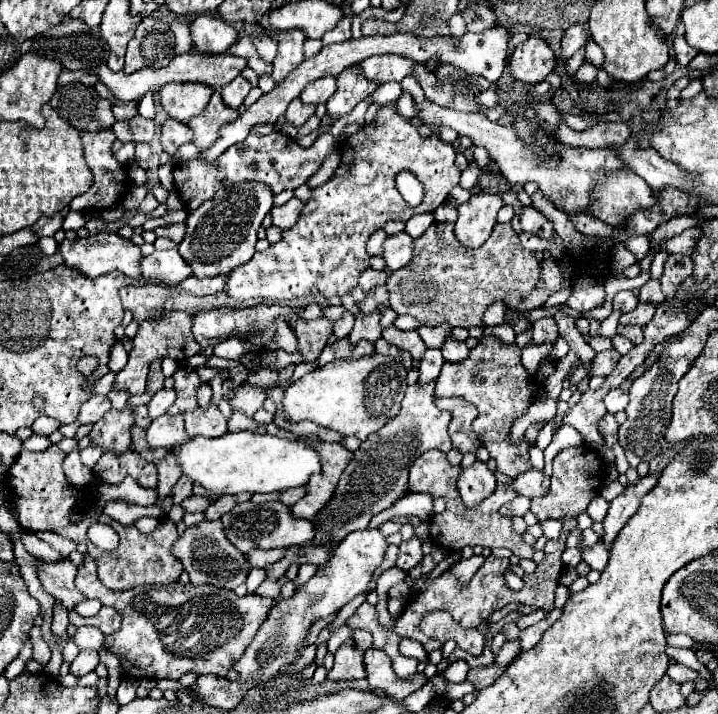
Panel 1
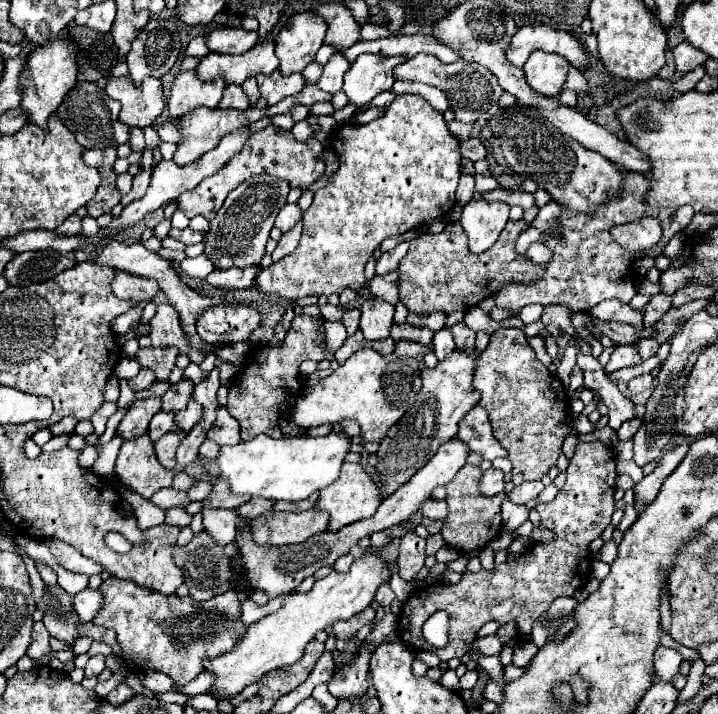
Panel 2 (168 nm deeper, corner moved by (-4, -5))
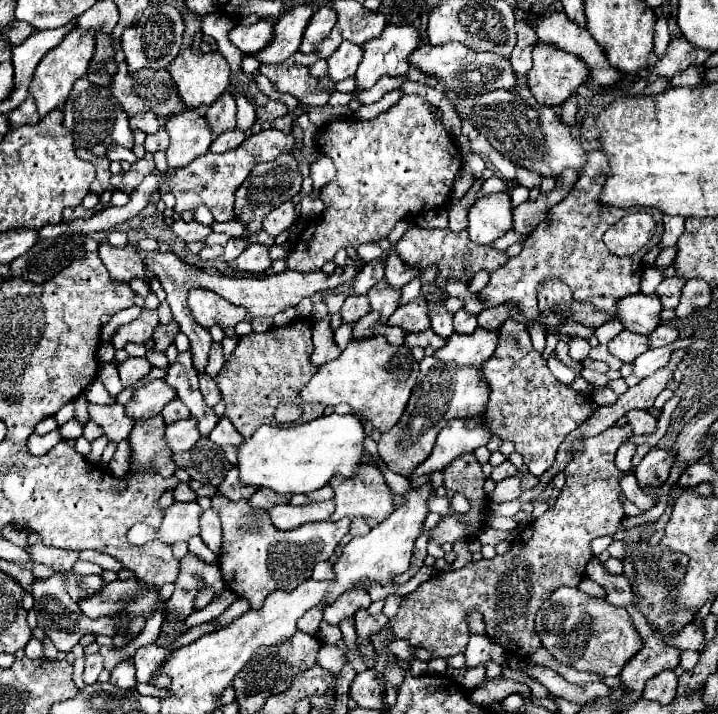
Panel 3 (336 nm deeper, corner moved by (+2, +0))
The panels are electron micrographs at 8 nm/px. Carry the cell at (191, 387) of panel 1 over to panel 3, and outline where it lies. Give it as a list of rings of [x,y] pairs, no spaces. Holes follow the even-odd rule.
[[[196,417],[178,419],[166,427],[166,443],[172,451],[188,451],[192,443],[200,439],[200,431],[196,427]]]

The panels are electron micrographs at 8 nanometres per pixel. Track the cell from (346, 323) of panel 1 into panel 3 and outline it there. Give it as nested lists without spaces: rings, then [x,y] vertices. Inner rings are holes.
[[[354,295],[354,297],[348,297],[340,309],[340,315],[342,315],[342,321],[344,323],[352,323],[356,319],[360,319],[362,315],[366,315],[370,309],[368,305],[368,297],[366,295]]]

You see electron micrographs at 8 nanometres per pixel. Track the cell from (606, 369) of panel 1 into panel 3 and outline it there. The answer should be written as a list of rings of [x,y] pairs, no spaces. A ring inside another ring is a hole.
[[[626,329],[608,343],[608,351],[624,363],[632,363],[638,355],[642,355],[648,349],[648,339],[644,335],[636,335]]]

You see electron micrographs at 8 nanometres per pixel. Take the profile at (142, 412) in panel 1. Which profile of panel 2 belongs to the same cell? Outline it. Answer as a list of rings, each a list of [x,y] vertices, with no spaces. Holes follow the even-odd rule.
[[[158,412],[152,422],[150,422],[150,438],[152,440],[158,440],[160,436],[168,434],[168,432],[176,432],[176,424],[174,424],[174,412]]]

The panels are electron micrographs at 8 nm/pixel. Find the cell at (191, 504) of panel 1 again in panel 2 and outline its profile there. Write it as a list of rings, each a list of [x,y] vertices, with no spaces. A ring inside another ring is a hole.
[[[220,478],[210,496],[204,500],[204,508],[238,508],[242,504],[246,504],[250,500],[250,496],[238,496],[238,494],[232,494],[230,488],[228,488],[228,482],[224,478]]]

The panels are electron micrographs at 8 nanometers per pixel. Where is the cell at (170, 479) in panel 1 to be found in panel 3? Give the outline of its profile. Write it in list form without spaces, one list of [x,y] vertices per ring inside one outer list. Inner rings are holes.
[[[214,343],[212,349],[210,349],[210,357],[208,357],[208,365],[204,369],[204,373],[210,377],[210,379],[216,379],[216,375],[220,373],[224,365],[224,355],[222,355],[222,347],[220,343]]]

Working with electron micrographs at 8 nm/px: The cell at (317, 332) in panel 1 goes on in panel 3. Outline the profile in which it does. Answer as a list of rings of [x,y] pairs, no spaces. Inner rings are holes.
[[[298,319],[284,327],[274,327],[264,333],[250,333],[240,337],[232,357],[218,373],[216,383],[226,401],[224,417],[232,421],[236,431],[242,437],[250,437],[260,425],[274,425],[274,427],[292,427],[306,421],[312,421],[324,413],[322,405],[306,405],[300,401],[298,393],[308,383],[308,379],[316,373],[316,367],[308,363],[312,355],[312,335],[306,321]],[[282,403],[292,403],[304,409],[302,419],[294,423],[278,423],[274,419],[274,411]]]

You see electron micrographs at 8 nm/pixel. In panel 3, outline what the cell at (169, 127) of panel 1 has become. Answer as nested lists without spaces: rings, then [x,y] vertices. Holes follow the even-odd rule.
[[[148,111],[148,113],[140,113],[140,115],[130,117],[130,127],[132,129],[142,129],[144,133],[156,133],[162,127],[162,123],[152,111]]]

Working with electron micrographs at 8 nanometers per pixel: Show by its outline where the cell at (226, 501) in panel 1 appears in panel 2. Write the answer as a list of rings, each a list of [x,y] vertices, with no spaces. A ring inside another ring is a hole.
[[[252,498],[250,502],[246,502],[246,504],[242,504],[240,508],[236,508],[236,512],[240,514],[240,516],[244,516],[244,518],[258,518],[258,516],[262,516],[262,514],[266,514],[266,512],[270,512],[272,508],[274,508],[274,500],[266,500],[266,498]]]

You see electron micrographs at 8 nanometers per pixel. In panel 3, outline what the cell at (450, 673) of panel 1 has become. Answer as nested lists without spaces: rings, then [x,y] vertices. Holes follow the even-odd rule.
[[[478,665],[478,667],[468,667],[466,673],[464,673],[464,677],[462,677],[462,687],[464,687],[464,689],[472,689],[472,687],[476,687],[482,679],[484,679],[484,667],[482,667],[482,665]]]

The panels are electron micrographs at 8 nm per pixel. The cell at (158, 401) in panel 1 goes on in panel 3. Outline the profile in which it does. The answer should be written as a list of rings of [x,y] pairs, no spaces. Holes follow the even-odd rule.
[[[190,351],[180,353],[178,361],[174,365],[170,365],[170,369],[166,373],[166,383],[170,387],[174,387],[176,395],[182,399],[182,403],[186,403],[192,417],[198,419],[200,433],[204,437],[208,437],[208,433],[218,423],[218,417],[212,411],[212,407],[208,407],[204,403],[204,397],[202,397],[200,387],[198,387],[198,375],[196,375],[196,369],[192,367]]]

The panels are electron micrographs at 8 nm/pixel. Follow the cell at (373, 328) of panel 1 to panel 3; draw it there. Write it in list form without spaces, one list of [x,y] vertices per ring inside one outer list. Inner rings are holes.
[[[380,281],[376,287],[372,287],[372,291],[366,293],[366,297],[370,299],[370,307],[372,311],[380,313],[380,323],[386,323],[388,317],[398,309],[398,301],[400,301],[400,291],[392,289],[386,285],[386,281]]]

